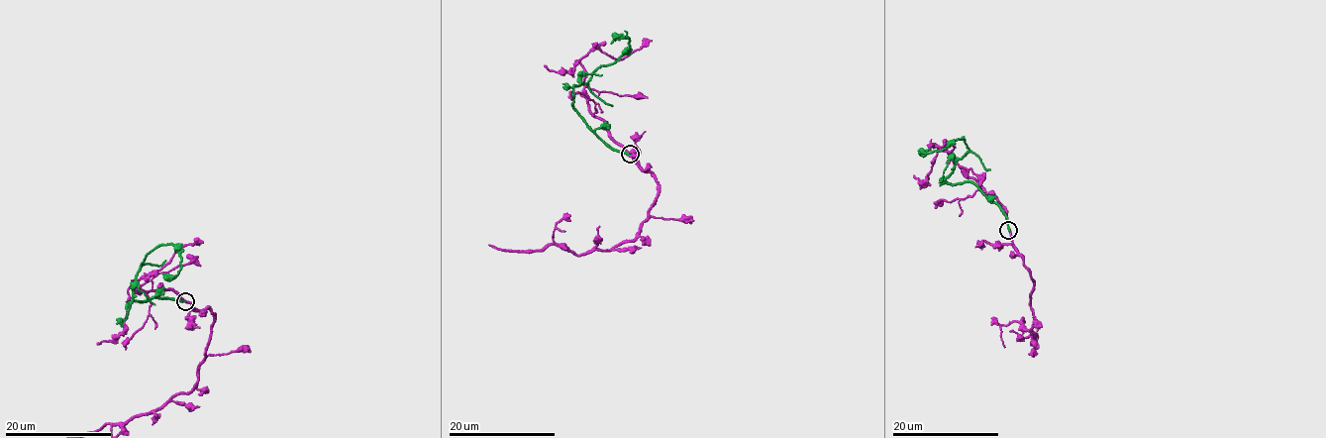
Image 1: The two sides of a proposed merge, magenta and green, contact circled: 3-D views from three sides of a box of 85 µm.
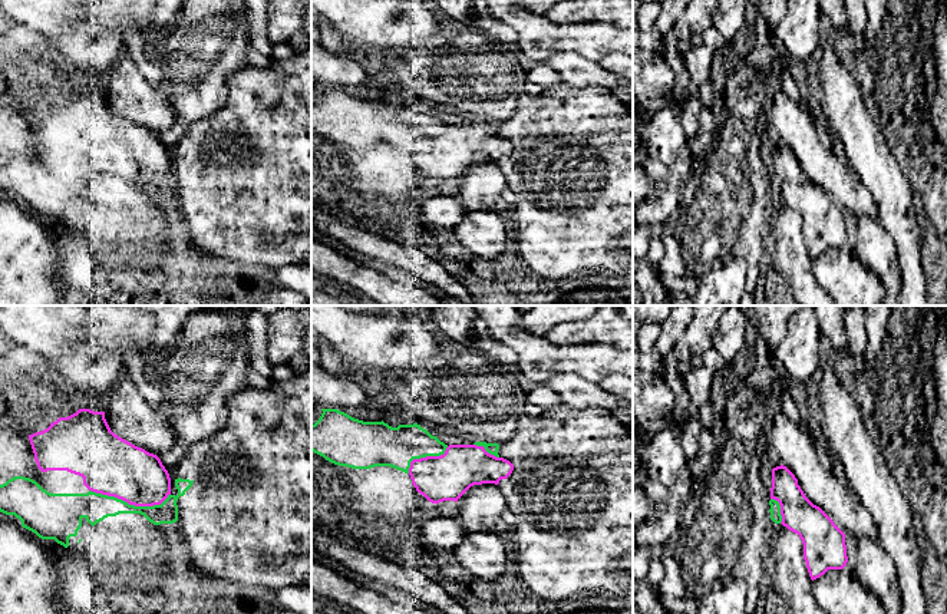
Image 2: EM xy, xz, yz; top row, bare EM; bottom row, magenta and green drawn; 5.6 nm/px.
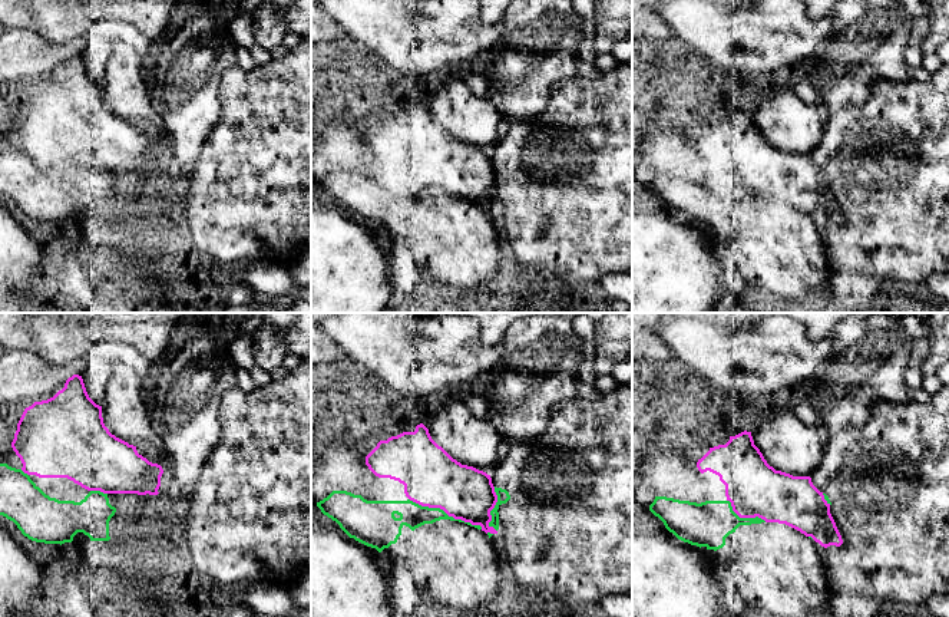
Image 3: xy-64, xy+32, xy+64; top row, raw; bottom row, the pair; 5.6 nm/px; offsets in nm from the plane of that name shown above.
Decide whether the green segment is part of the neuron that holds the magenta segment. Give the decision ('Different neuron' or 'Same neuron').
Different neuron

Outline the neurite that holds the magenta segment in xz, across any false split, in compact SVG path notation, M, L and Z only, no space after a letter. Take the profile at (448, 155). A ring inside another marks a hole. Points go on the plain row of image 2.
M449 123L440 135L410 141L409 154L416 169L429 181L458 178L474 164L507 158L514 143L476 123Z

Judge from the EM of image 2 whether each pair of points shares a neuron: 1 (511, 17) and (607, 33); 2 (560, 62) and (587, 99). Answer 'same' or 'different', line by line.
1: same
2: different

